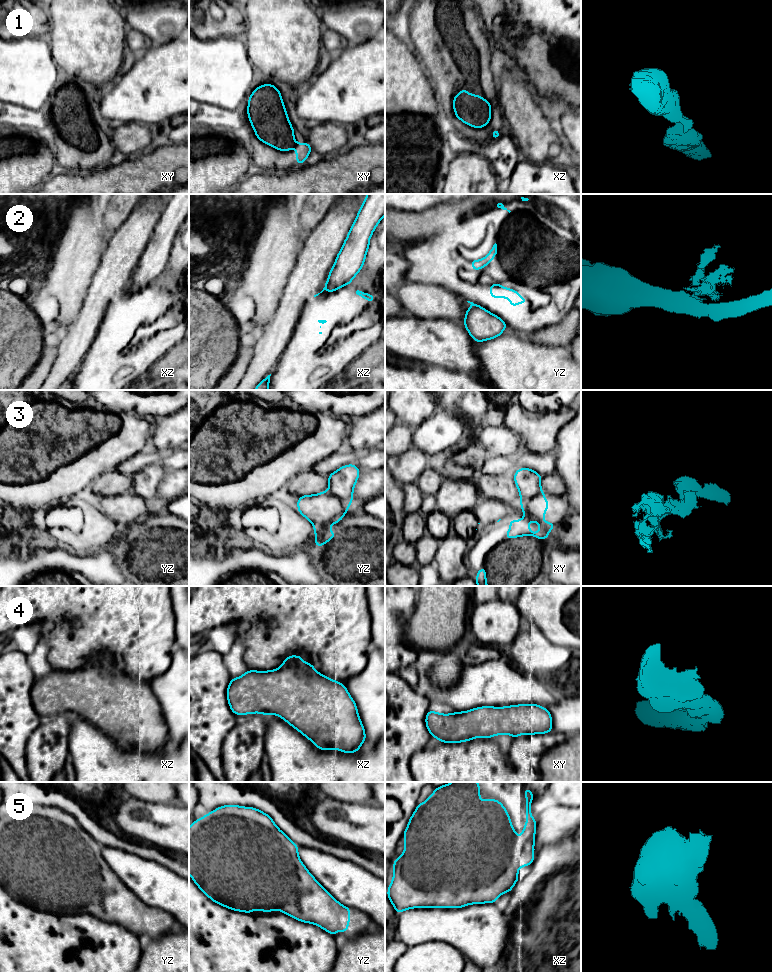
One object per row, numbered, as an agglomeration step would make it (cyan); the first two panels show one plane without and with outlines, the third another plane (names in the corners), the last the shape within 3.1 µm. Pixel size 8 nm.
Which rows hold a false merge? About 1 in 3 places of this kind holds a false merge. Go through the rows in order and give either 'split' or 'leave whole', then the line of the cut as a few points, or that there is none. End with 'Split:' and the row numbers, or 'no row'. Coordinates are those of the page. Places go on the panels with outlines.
1: leave whole; no cut
2: split; cut in xz along (327, 282), (324, 289)
3: split; cut in yz along (327, 491), (349, 504)
4: leave whole; no cut
5: leave whole; no cut
Split: 2, 3

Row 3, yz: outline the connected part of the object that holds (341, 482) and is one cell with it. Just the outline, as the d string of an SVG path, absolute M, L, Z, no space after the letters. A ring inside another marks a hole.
M354 464L340 467L328 476L328 492L351 505L354 486L359 478L359 475L360 471Z

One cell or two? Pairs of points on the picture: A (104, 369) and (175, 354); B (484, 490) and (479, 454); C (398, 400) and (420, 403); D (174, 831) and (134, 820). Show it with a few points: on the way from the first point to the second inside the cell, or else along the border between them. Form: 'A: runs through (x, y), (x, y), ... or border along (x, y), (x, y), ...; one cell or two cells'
A: border along (178, 342), (162, 355); two cells
B: border along (480, 473), (471, 478); two cells
C: runs through (403, 400), (415, 402); one cell
D: runs through (164, 825), (144, 820); one cell

